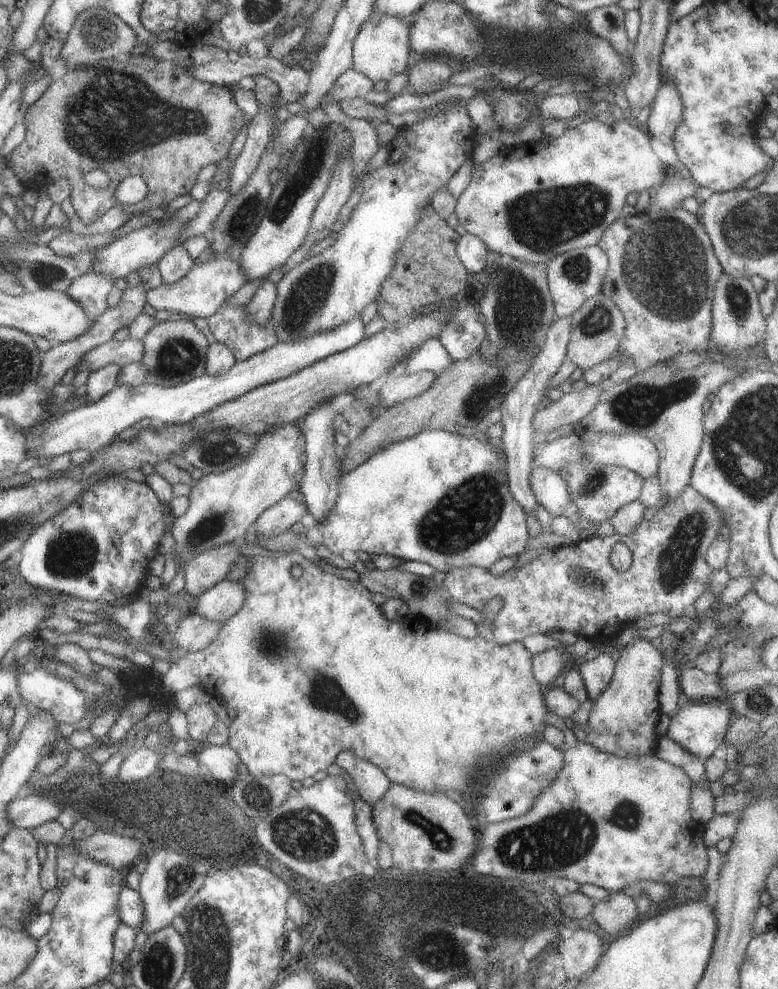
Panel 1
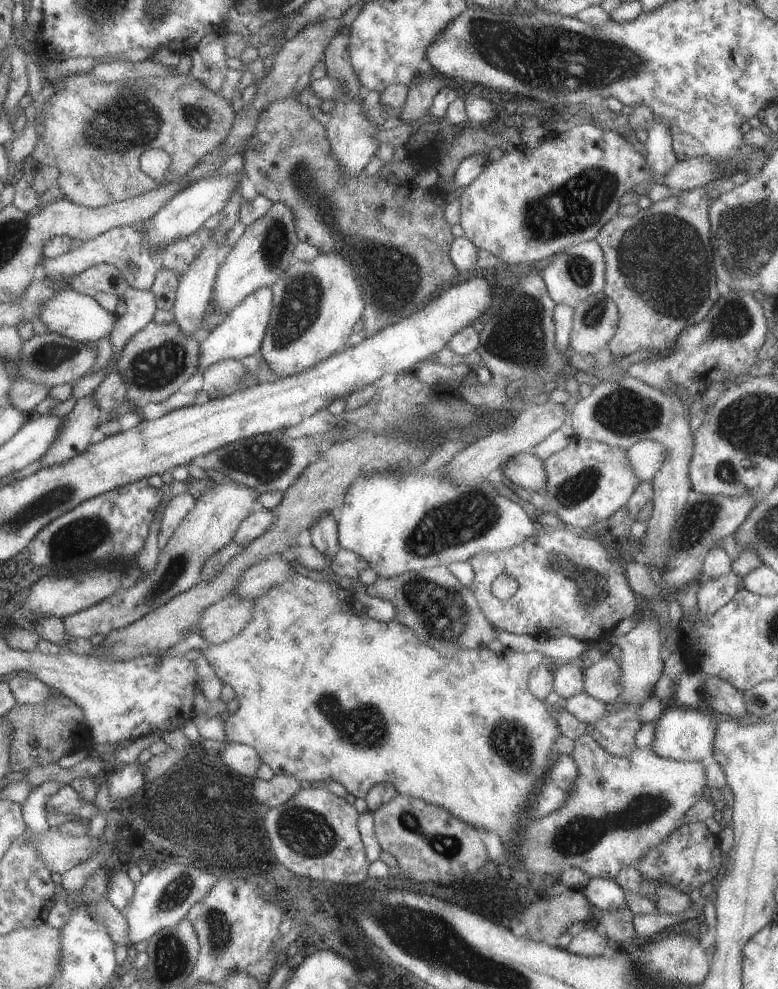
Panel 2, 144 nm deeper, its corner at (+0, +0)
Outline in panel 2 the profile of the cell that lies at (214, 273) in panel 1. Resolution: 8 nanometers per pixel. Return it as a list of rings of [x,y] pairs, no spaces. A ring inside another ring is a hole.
[[[127,286],[123,294],[127,312],[113,324],[111,328],[111,344],[113,344],[113,354],[121,350],[129,338],[133,338],[141,328],[145,328],[149,322],[153,322],[155,314],[155,298],[151,288],[149,290],[133,290]]]

